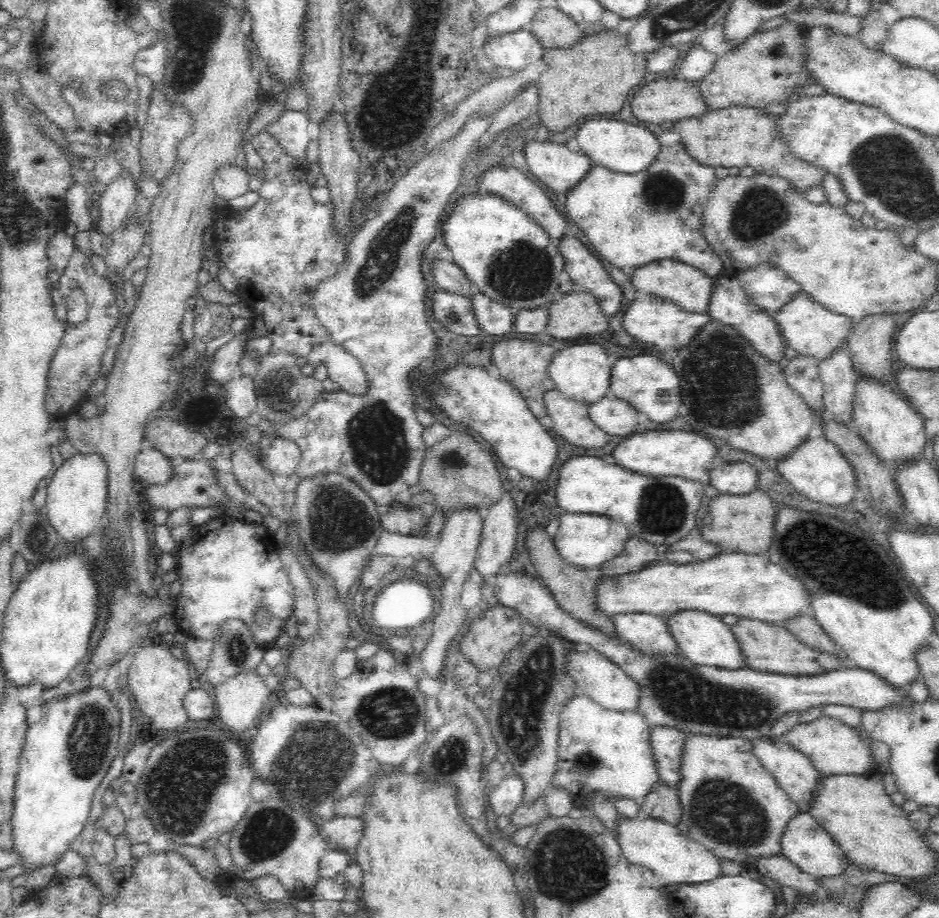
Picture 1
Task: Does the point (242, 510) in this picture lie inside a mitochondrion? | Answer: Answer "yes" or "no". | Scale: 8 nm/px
no

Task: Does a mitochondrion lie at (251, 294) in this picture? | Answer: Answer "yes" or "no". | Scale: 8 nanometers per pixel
no

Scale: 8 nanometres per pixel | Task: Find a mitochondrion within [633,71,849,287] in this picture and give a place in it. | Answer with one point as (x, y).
(760, 211)

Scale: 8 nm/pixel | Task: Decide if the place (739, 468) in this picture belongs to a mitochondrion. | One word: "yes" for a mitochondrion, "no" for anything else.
no

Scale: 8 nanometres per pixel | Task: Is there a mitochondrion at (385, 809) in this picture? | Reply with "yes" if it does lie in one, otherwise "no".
no

